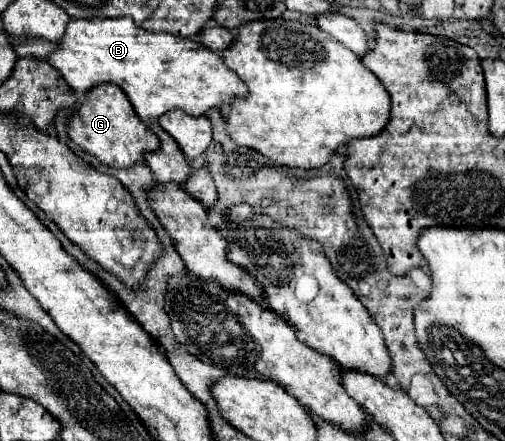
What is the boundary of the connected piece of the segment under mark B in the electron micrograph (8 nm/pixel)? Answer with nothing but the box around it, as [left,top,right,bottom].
[46,17,248,123]

